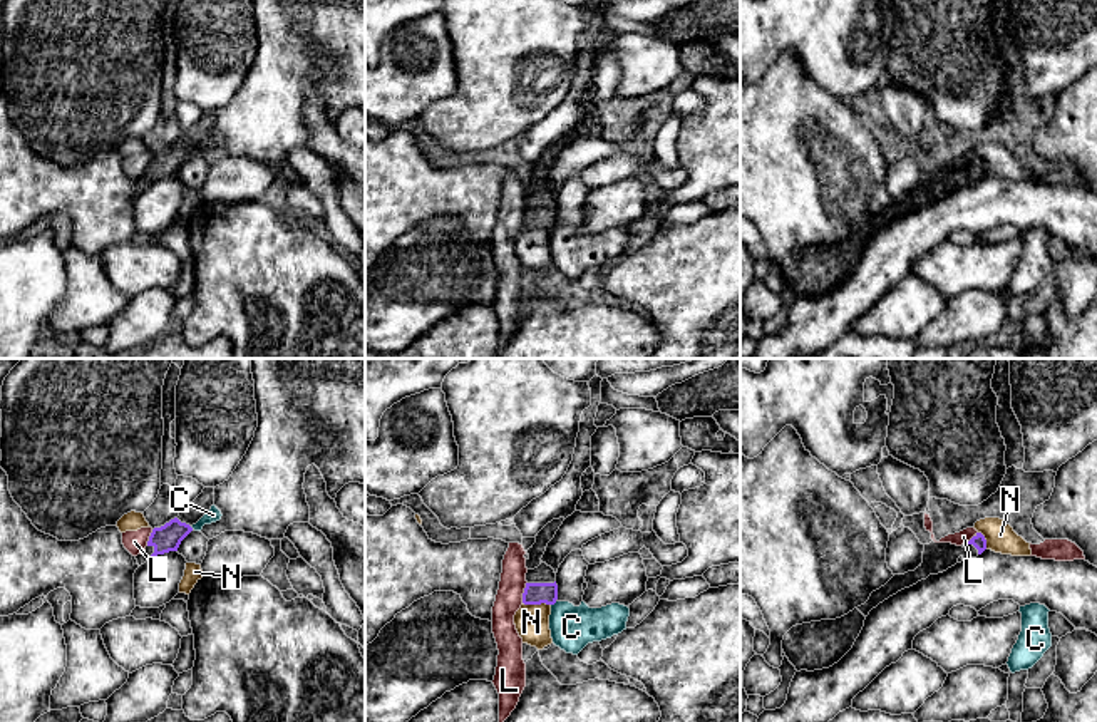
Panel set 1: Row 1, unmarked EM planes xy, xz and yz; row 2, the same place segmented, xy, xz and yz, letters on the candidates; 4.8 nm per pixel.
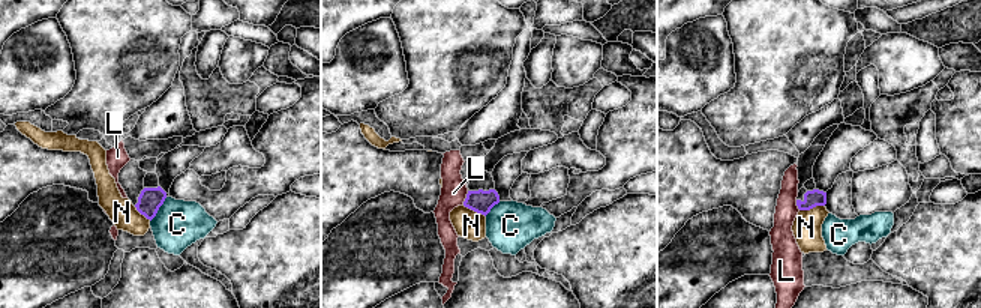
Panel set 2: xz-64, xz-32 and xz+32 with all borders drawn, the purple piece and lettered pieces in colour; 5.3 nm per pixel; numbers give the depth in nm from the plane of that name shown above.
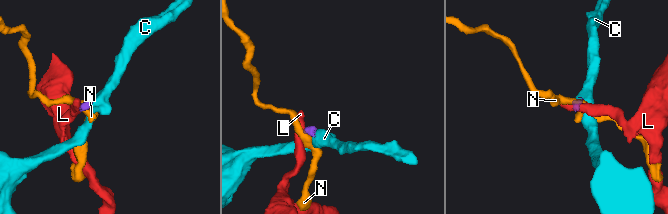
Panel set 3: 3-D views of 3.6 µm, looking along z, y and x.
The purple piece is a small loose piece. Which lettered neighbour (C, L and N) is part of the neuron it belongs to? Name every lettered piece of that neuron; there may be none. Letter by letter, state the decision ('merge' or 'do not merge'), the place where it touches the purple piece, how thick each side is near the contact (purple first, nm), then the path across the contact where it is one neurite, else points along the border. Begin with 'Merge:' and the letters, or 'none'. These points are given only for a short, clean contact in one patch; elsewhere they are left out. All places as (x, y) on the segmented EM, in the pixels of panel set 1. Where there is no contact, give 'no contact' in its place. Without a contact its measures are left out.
Merge: none
C: do not merge | xz (553, 603) | 110/220 nm | along xz (556, 602), (551, 605)
L: do not merge | xz (525, 592) | 110/130 nm | along xz (526, 582), (521, 602)
N: do not merge | xz (536, 603) | 110/160 nm | along xz (523, 602), (550, 605)

